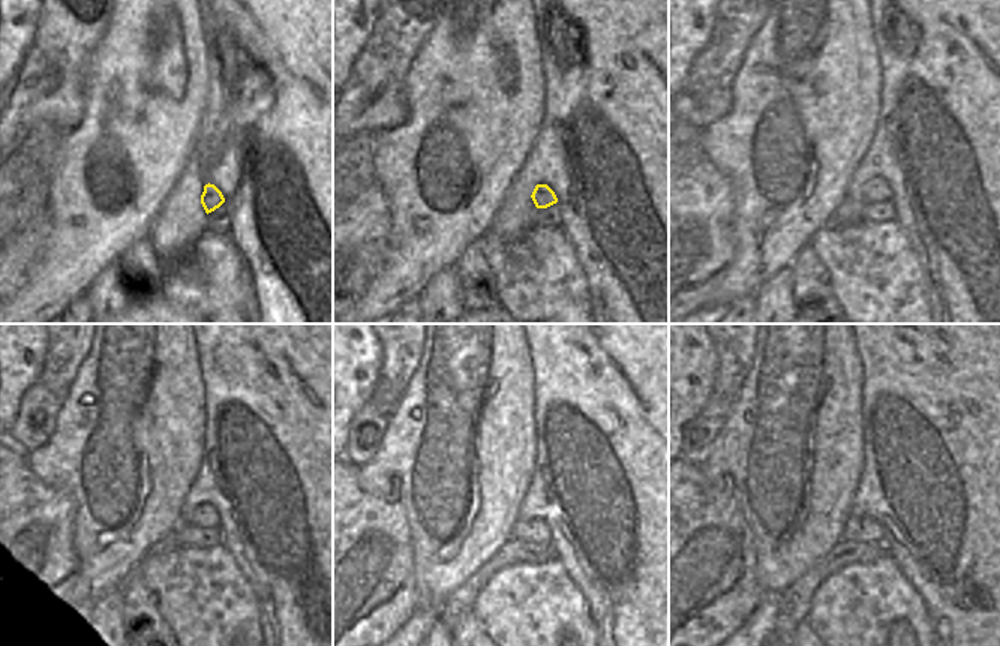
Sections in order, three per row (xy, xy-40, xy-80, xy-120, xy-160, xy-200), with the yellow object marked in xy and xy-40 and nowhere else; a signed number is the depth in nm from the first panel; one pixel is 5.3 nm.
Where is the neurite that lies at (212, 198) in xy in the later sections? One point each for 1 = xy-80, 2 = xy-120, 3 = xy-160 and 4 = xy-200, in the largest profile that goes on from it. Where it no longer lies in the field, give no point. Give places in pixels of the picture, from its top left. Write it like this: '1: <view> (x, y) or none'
1: xy-80 (876, 189)
2: xy-120 (204, 517)
3: xy-160 (532, 529)
4: xy-200 (858, 528)

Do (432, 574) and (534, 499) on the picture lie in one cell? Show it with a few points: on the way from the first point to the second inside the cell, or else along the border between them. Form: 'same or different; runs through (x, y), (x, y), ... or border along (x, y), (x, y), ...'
different; border along (531, 478), (517, 516)

